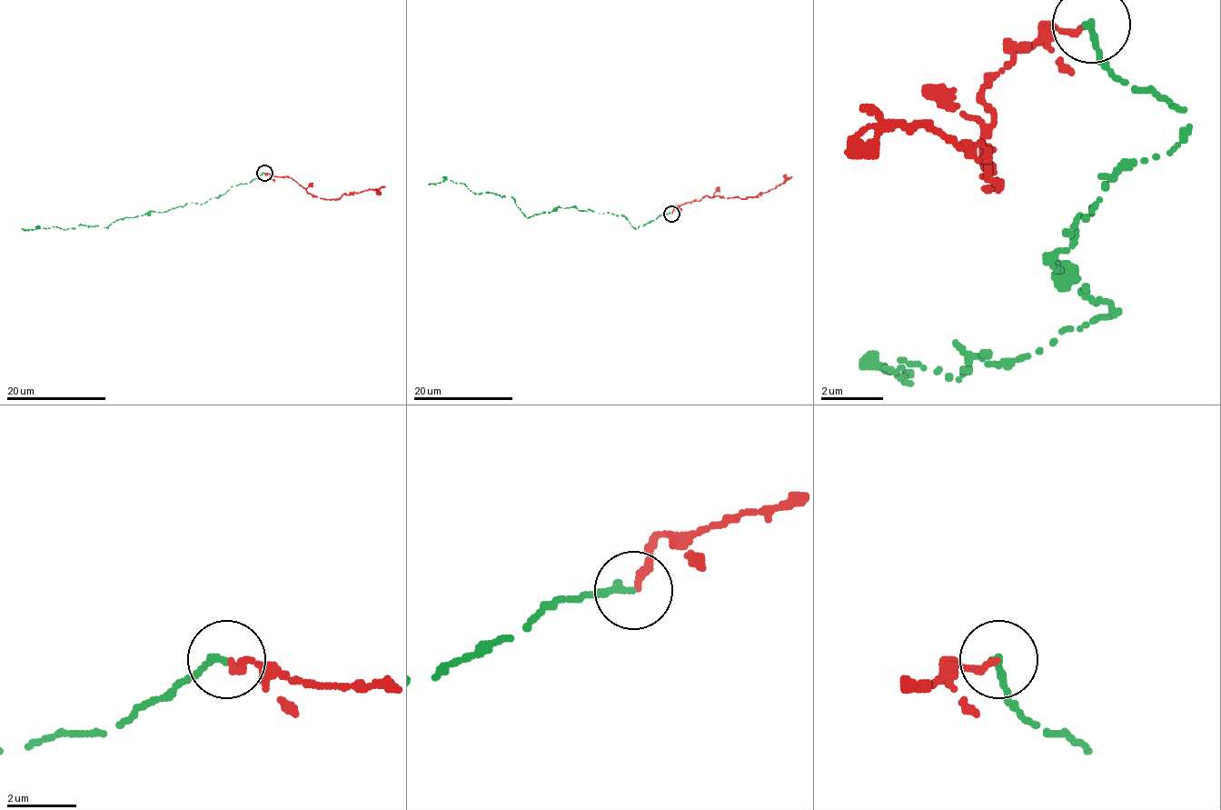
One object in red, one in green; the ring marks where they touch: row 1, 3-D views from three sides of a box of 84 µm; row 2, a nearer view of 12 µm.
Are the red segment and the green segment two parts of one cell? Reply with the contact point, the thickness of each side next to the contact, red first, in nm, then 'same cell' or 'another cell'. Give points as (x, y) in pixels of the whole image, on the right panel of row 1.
place (1091, 24); calibres 240 and 220 nm; same cell

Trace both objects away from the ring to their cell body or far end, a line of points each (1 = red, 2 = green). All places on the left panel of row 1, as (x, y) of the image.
1: (265, 173), (289, 176), (308, 193), (322, 199), (339, 199), (344, 194), (350, 195), (385, 186)
2: (264, 173), (202, 204), (149, 211), (104, 227), (21, 229)

